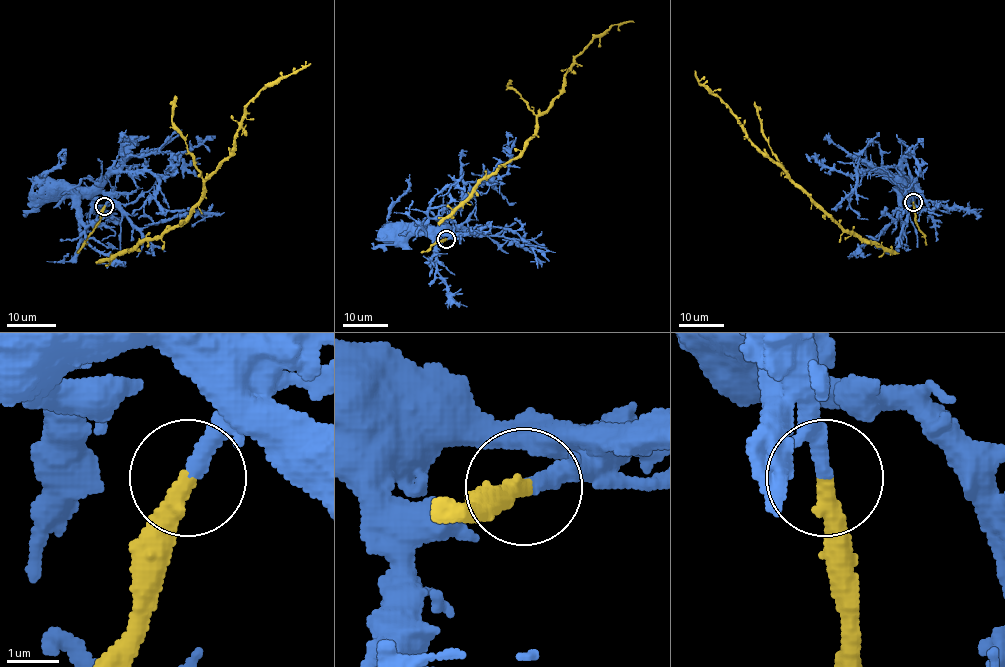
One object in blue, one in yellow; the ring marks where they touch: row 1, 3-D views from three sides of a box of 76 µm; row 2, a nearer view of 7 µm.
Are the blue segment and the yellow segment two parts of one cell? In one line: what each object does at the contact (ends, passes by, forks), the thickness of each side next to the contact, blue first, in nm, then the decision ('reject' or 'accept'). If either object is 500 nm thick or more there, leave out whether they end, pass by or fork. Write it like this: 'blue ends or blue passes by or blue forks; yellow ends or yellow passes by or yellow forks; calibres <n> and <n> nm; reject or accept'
blue ends; yellow ends; calibres 320 and 360 nm; reject

